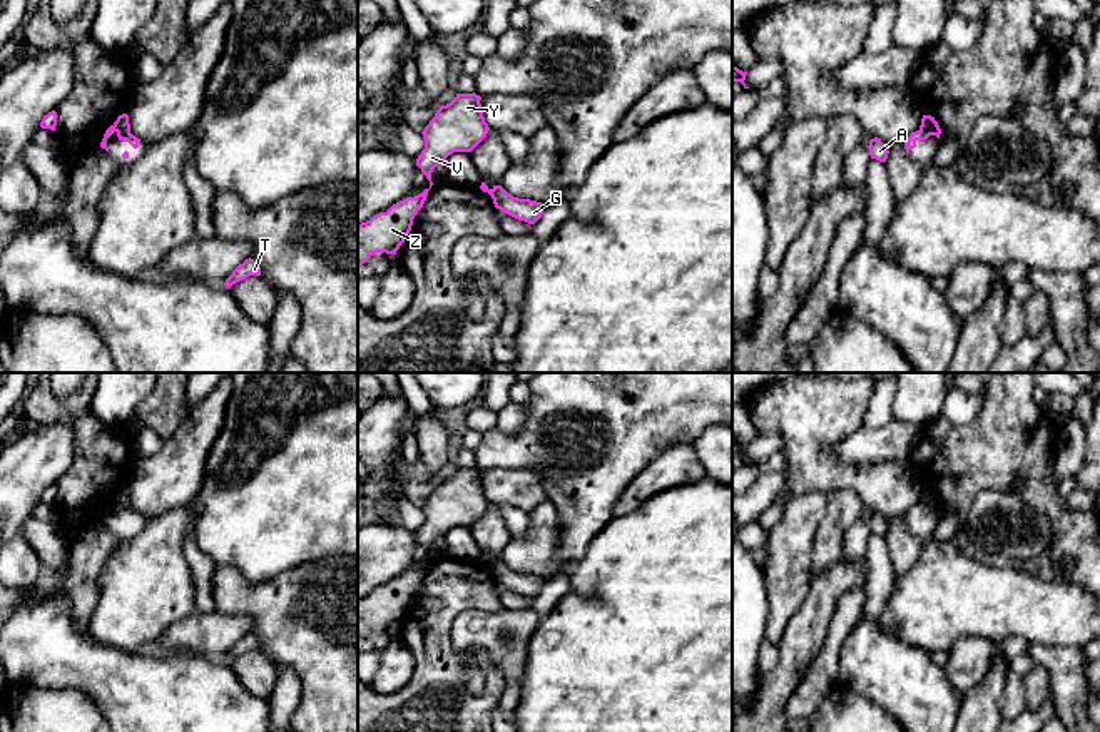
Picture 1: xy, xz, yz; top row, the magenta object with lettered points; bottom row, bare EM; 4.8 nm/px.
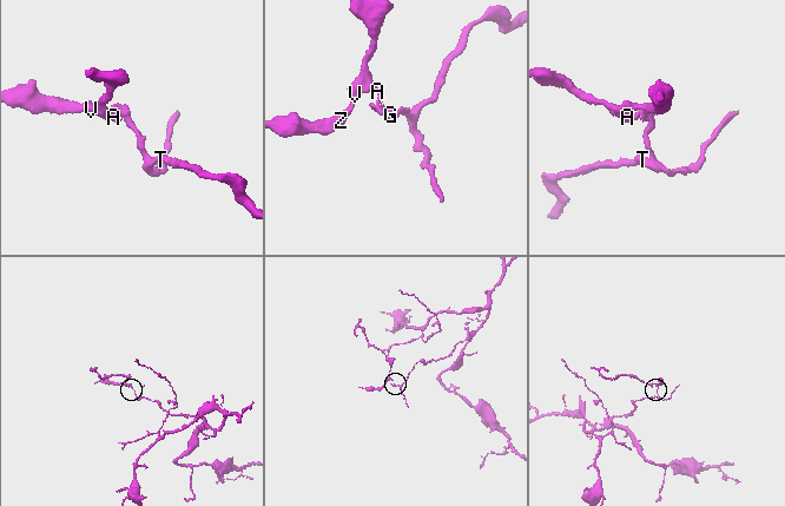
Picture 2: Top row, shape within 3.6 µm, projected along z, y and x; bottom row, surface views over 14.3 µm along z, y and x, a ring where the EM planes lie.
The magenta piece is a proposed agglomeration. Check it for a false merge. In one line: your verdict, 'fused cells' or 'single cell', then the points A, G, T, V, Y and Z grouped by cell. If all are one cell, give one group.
fused cells; A V Y Z / G T

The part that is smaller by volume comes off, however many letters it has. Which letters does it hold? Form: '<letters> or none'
A, V, Y, Z

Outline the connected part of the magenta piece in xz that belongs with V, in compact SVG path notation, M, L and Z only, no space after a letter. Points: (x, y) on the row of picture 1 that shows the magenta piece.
M475 92L456 94L450 104L436 110L421 132L425 149L416 159L416 165L430 180L430 187L358 224L358 266L368 262L376 252L396 254L433 186L433 169L453 152L471 152L486 137L490 127L485 122L480 100L481 97Z

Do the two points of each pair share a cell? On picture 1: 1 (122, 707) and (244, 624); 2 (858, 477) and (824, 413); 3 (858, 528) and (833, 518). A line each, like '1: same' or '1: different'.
1: different
2: same
3: different

